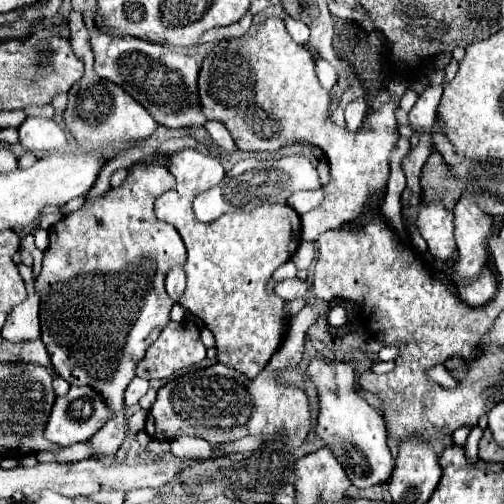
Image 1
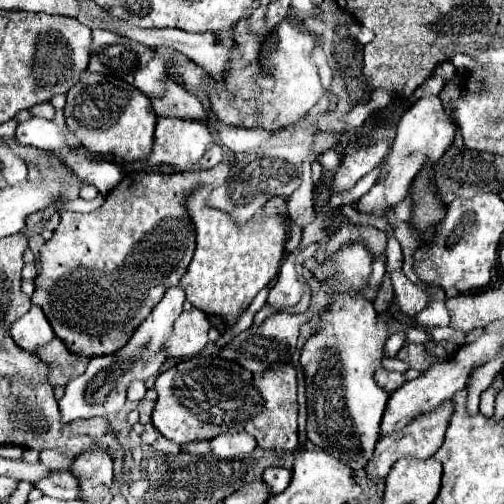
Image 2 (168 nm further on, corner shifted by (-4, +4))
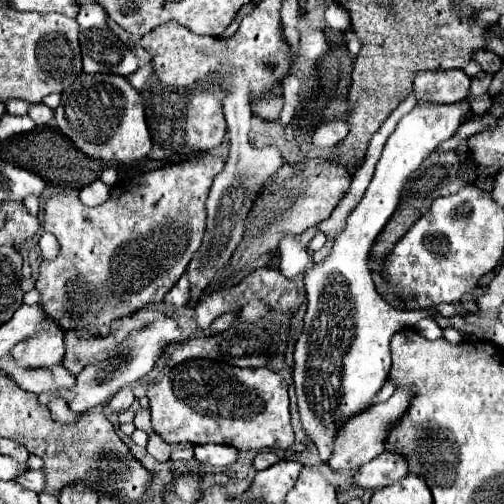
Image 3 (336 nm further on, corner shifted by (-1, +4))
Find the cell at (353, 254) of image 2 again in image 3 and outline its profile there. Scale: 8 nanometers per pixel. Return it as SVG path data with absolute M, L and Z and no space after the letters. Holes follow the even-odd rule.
M481 72L479 80L473 80L471 84L471 96L467 100L461 100L459 104L419 104L415 106L409 114L401 118L397 124L395 132L389 136L381 160L377 162L373 180L361 198L361 202L353 208L351 216L347 218L345 230L339 234L339 238L333 242L329 254L317 262L307 274L305 274L305 292L307 292L307 312L305 312L305 326L303 334L299 336L295 344L295 368L293 368L293 380L295 380L295 392L297 392L297 406L303 422L303 430L311 436L311 440L317 444L319 458L323 462L329 460L331 448L333 448L333 438L341 424L349 420L351 416L363 412L369 404L369 400L383 388L389 370L391 370L391 350L389 350L389 340L395 332L403 328L415 326L421 318L431 318L431 316L455 316L459 314L457 304L439 304L439 306L429 306L425 310L395 310L391 304L387 304L379 292L375 290L371 270L369 270L369 250L377 238L377 234L383 230L383 226L389 222L391 214L397 208L399 194L405 186L405 180L413 170L419 168L419 164L447 138L455 136L459 124L463 122L465 114L471 108L471 100L485 94L489 84L493 80L493 74Z

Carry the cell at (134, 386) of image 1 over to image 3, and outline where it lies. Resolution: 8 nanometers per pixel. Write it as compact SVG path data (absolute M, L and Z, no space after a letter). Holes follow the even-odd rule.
M125 386L125 388L121 388L121 390L113 396L113 400L111 400L111 402L107 402L107 408L119 414L119 412L127 410L127 408L133 404L133 400L135 400L135 396L133 396L131 388L129 388L129 386Z

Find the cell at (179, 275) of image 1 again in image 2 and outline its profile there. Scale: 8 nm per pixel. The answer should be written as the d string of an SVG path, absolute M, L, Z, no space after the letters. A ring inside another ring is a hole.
M174 284L174 288L168 288L162 302L156 304L152 314L140 324L140 328L134 332L134 336L130 338L130 342L122 350L118 350L112 356L92 358L88 362L86 372L82 376L74 378L72 382L68 382L66 392L58 402L60 416L62 416L64 424L70 424L70 422L82 420L82 418L108 416L108 414L120 412L124 408L128 384L132 380L148 380L152 374L156 374L160 370L162 362L166 360L164 342L166 342L166 336L172 330L174 320L182 312L184 300L186 298L184 298L184 292L182 292L180 284Z

